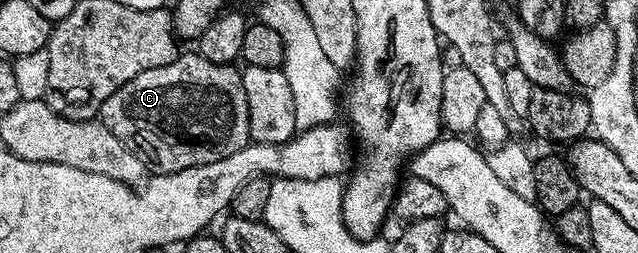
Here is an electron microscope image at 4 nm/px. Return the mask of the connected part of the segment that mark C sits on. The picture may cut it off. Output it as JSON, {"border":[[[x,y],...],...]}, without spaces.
{"border":[[[199,52],[192,54],[181,53],[170,64],[162,64],[158,68],[150,68],[146,72],[138,72],[138,76],[134,76],[134,80],[130,80],[126,84],[122,84],[122,88],[118,88],[112,96],[104,101],[99,112],[106,128],[110,128],[110,132],[114,132],[114,136],[118,136],[118,140],[122,140],[122,144],[126,148],[130,148],[130,152],[134,152],[142,159],[145,167],[149,171],[157,174],[173,174],[174,172],[182,172],[186,168],[194,168],[198,164],[214,164],[214,160],[222,160],[226,156],[230,156],[230,152],[238,152],[243,146],[249,145],[250,139],[250,112],[246,108],[246,88],[242,88],[242,73],[232,64],[214,64],[210,60],[206,60]]]}

